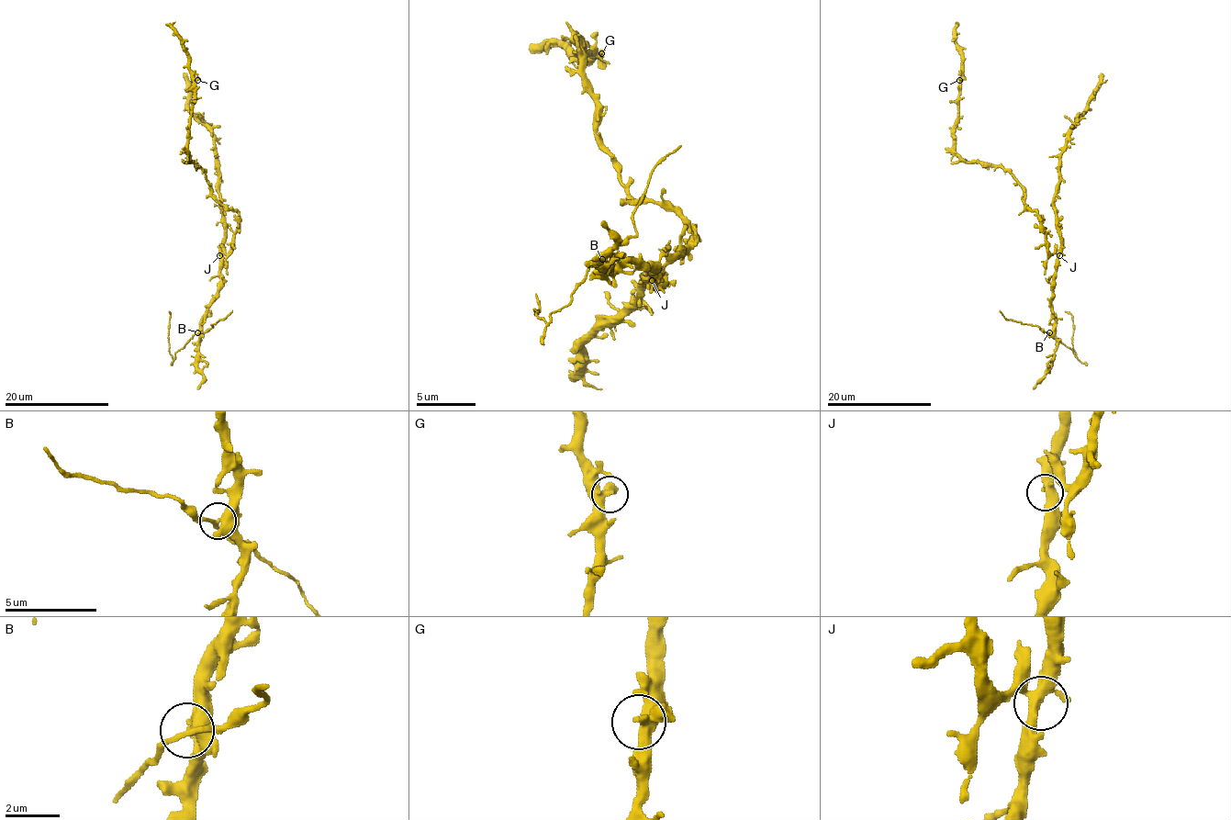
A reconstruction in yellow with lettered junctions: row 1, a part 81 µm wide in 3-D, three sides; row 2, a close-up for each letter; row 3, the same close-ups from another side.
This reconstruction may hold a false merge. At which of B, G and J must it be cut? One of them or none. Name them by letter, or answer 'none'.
B

